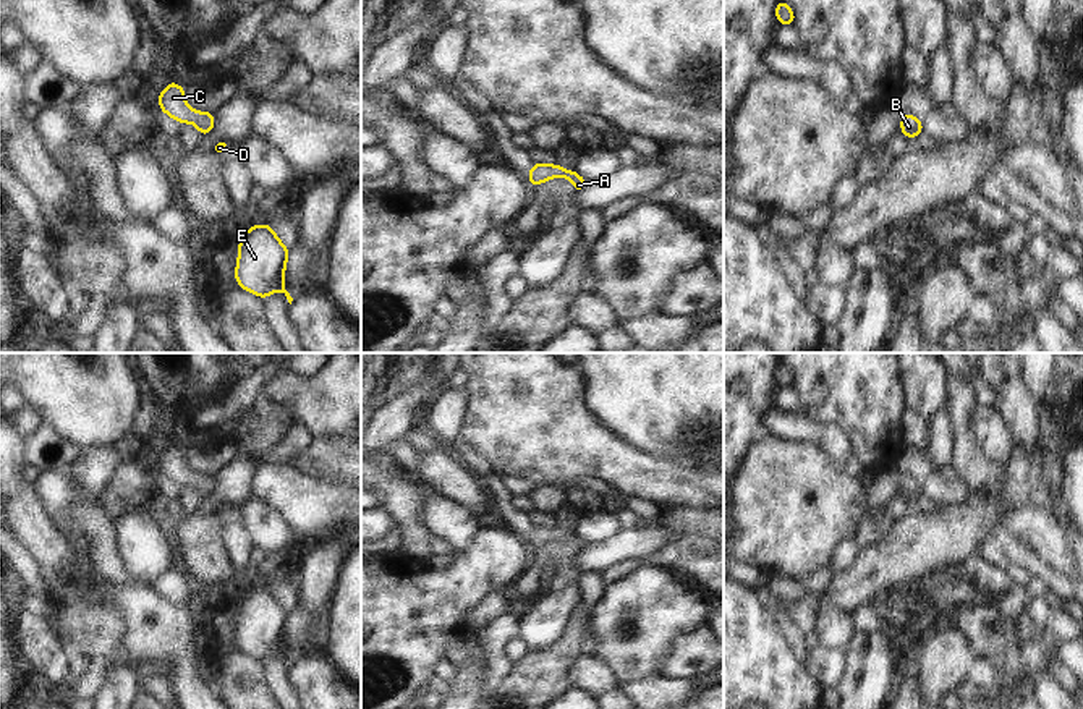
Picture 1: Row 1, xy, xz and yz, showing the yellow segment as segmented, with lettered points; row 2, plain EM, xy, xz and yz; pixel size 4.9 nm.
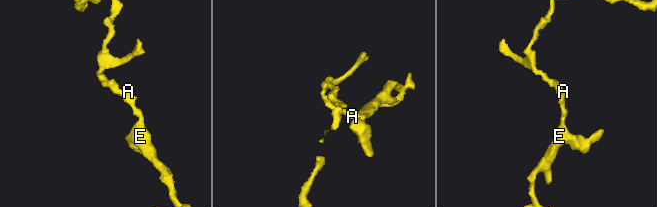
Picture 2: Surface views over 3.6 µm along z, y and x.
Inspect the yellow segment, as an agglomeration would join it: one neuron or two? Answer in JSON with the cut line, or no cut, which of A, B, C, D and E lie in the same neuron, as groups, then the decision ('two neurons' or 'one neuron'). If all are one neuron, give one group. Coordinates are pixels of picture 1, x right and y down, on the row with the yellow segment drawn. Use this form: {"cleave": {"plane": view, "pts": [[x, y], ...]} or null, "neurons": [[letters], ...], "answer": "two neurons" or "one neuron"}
{"cleave": null, "neurons": [["A", "B", "C", "D", "E"]], "answer": "one neuron"}

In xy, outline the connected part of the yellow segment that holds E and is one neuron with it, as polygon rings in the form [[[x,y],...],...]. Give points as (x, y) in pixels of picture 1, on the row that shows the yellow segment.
[[[269,223],[251,227],[243,233],[238,244],[238,264],[235,267],[238,287],[262,299],[274,291],[282,291],[291,304],[293,298],[285,290],[288,256],[290,251]]]

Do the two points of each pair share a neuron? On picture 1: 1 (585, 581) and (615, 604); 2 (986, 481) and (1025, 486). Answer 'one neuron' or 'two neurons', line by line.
1: two neurons
2: two neurons

